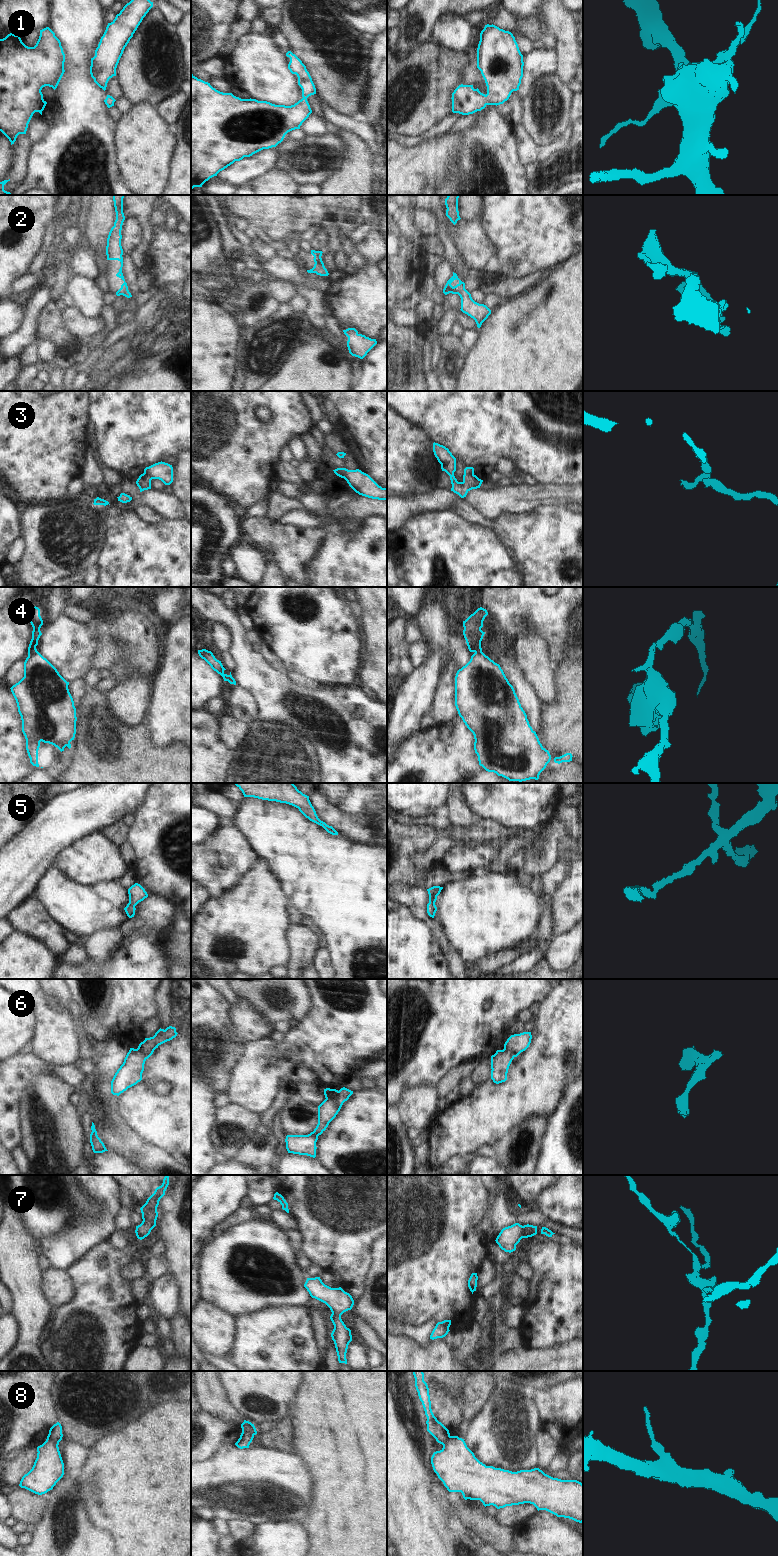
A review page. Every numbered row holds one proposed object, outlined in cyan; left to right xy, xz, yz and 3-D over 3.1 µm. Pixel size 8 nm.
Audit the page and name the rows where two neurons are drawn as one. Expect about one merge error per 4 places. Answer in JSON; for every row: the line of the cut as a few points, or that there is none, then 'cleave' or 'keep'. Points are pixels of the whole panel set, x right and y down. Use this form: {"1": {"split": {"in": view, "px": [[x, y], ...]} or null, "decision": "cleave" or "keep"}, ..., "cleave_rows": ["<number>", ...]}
{"1": {"split": null, "decision": "keep"}, "2": {"split": null, "decision": "keep"}, "3": {"split": {"in": "xz", "px": [[345, 468], [340, 471], [344, 477]]}, "decision": "cleave"}, "4": {"split": {"in": "xy", "px": [[37, 651], [33, 651], [28, 656]]}, "decision": "cleave"}, "5": {"split": null, "decision": "keep"}, "6": {"split": {"in": "xz", "px": [[339, 1091], [335, 1099], [326, 1098]]}, "decision": "cleave"}, "7": {"split": null, "decision": "keep"}, "8": {"split": {"in": "xy", "px": [[47, 1438], [58, 1442]]}, "decision": "cleave"}, "cleave_rows": ["3", "4", "6", "8"]}

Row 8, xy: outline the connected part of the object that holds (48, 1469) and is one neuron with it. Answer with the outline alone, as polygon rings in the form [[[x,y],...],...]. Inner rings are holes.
[[[49,1439],[37,1447],[37,1458],[32,1469],[25,1474],[19,1486],[42,1495],[52,1490],[64,1475],[64,1463],[59,1451],[59,1442]]]

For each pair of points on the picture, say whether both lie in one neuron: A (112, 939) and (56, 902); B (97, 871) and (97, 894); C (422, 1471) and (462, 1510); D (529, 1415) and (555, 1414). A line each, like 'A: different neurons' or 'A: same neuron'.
A: different neurons
B: different neurons
C: different neurons
D: different neurons

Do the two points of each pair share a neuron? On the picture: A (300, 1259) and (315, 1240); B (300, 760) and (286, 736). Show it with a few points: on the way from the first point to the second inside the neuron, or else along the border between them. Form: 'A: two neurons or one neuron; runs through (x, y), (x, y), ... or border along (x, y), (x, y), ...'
A: two neurons; border along (298, 1231), (301, 1237), (301, 1251), (312, 1263)
B: one neuron; runs through (294, 754), (286, 746), (286, 742)

